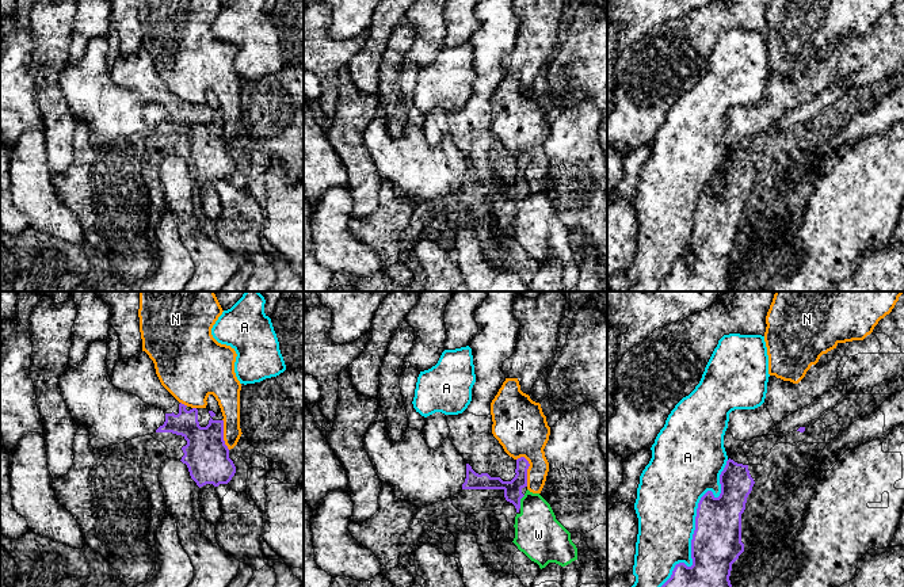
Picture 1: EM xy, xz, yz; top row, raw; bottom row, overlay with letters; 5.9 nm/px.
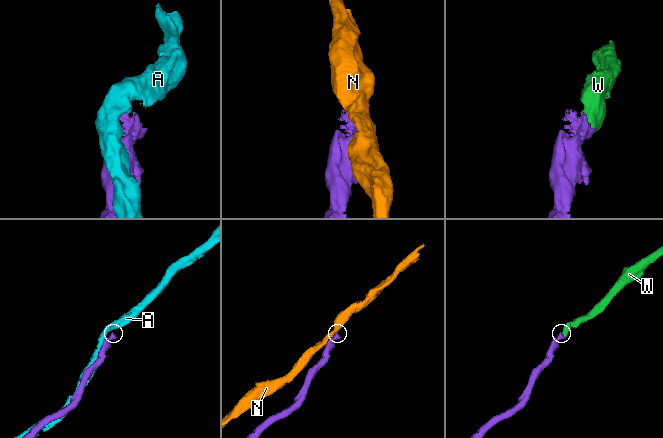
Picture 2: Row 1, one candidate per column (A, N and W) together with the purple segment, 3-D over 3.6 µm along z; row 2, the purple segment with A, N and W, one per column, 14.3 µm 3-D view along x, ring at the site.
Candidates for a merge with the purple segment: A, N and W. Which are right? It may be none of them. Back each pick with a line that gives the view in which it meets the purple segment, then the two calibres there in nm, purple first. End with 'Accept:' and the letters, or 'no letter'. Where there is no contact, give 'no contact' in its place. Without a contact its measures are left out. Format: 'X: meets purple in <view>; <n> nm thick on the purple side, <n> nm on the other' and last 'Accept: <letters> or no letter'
W: meets purple in xz; 110 nm thick on the purple side, 280 nm on the other
Accept: W

